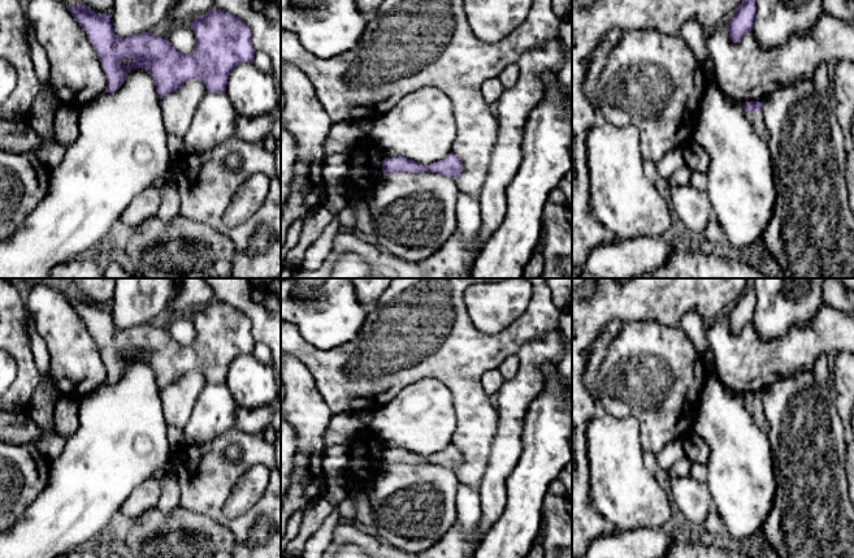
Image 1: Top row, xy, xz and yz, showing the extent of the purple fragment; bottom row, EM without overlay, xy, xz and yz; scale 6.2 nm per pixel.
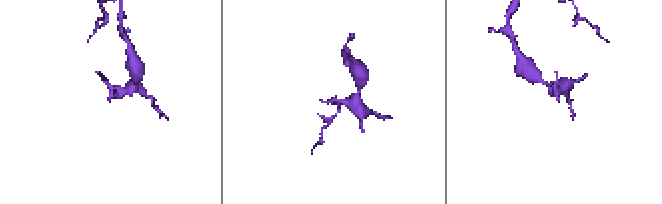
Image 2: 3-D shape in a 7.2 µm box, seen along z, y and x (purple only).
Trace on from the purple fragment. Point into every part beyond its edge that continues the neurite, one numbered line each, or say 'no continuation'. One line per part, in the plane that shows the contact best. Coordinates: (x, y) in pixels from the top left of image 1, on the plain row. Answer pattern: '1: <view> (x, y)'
1: yz (755, 410)

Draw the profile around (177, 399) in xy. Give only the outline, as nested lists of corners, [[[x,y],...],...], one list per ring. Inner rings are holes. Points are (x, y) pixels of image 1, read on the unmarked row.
[[[191,371],[161,390],[161,406],[168,425],[179,429],[186,427],[199,394],[207,384],[201,373]]]

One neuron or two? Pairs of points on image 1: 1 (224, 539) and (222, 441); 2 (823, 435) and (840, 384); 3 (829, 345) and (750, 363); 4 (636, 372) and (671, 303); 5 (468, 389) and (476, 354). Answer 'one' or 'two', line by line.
1: two
2: two
3: one
4: two
5: one

